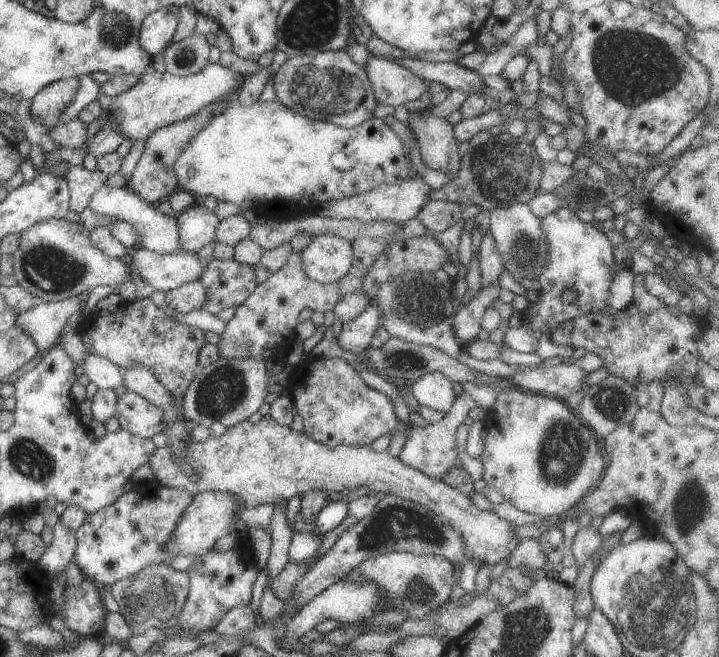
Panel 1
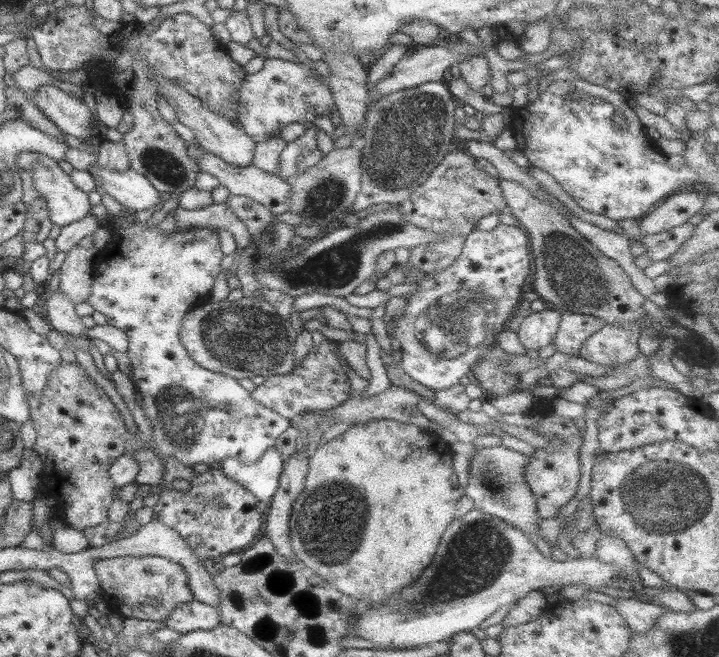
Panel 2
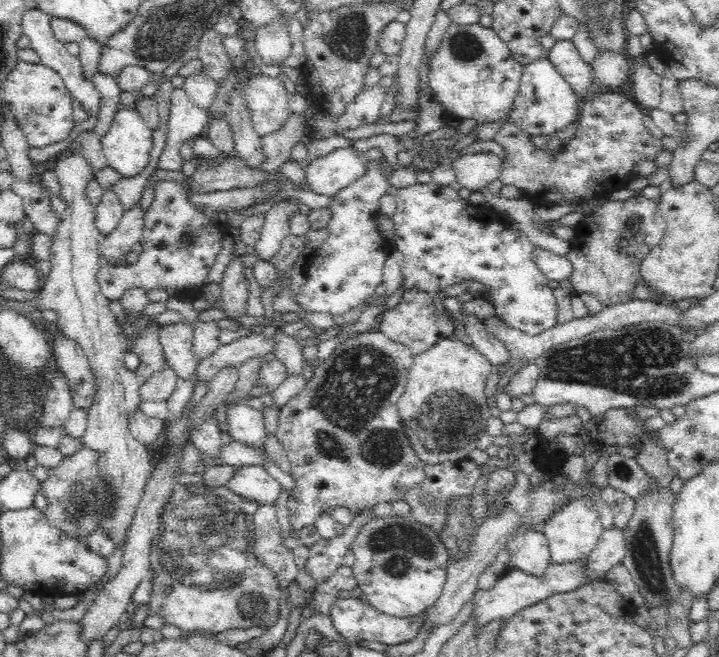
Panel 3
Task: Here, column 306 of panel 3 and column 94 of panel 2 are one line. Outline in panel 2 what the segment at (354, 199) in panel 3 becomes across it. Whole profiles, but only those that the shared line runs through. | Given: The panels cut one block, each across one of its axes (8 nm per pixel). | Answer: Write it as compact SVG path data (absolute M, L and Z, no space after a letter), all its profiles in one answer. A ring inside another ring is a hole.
M132 209L123 210L121 217L110 217L106 225L110 228L112 241L108 243L105 248L96 256L96 262L93 266L93 283L91 284L91 293L87 296L87 303L94 308L96 312L101 312L106 316L108 325L122 330L129 338L129 347L126 352L131 360L131 366L134 372L133 384L140 391L144 397L144 412L148 420L152 423L153 439L156 446L152 448L153 451L167 458L175 456L181 463L188 465L192 468L210 468L212 466L219 466L223 458L234 457L239 458L249 463L258 460L270 446L274 445L276 439L288 427L292 425L292 421L280 416L267 406L262 406L255 398L252 398L251 392L244 389L239 383L238 379L232 378L226 374L212 372L201 367L184 348L180 338L180 329L182 329L182 322L184 321L185 314L188 313L190 306L197 307L204 302L208 302L210 292L212 290L214 279L220 274L221 264L224 254L220 249L220 242L218 241L218 231L215 228L198 228L198 227L184 227L183 229L174 229L169 235L163 235L157 226L149 226L146 223L146 217L140 215Z

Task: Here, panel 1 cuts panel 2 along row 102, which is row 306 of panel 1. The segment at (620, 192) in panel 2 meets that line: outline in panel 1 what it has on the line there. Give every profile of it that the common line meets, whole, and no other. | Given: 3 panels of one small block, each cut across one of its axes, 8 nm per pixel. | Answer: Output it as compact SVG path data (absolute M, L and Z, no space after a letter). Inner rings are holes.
M568 209L554 210L552 214L541 219L542 230L547 238L554 244L550 253L550 264L546 266L545 272L538 278L542 296L538 302L531 304L534 307L532 319L523 320L526 328L530 330L542 330L542 336L538 340L535 354L538 358L560 356L569 358L574 354L574 348L558 346L552 343L550 336L552 332L572 318L577 318L586 312L602 312L602 314L614 314L614 310L608 306L610 296L610 284L618 271L617 262L614 257L614 248L607 238L607 234L600 232L597 227L590 223L582 222L575 212ZM564 288L573 288L576 291L576 300L570 304L562 302Z

